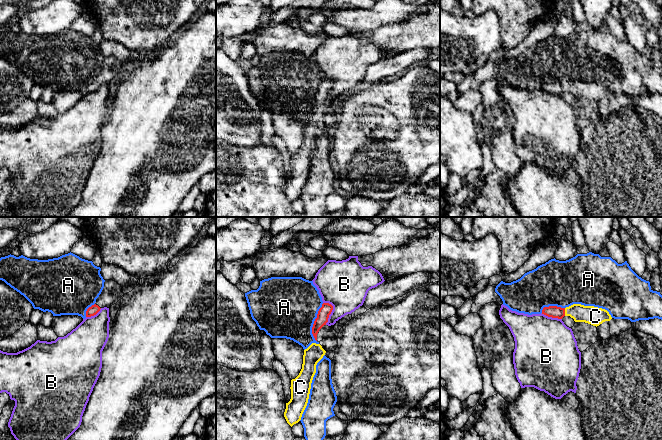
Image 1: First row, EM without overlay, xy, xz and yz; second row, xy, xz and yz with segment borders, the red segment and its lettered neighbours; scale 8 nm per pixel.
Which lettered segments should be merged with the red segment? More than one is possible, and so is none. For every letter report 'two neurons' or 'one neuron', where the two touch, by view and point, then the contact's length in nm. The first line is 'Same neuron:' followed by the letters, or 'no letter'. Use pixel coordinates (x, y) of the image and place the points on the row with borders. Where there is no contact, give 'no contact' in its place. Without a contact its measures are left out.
Same neuron: C
A: two neurons; contact xz (314, 322); length 320 nm
B: two neurons; contact xz (330, 313); length 190 nm
C: one neuron; contact yz (564, 312); length 60 nm

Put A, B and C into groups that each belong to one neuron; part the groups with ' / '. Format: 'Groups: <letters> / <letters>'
Groups: A / B / C

